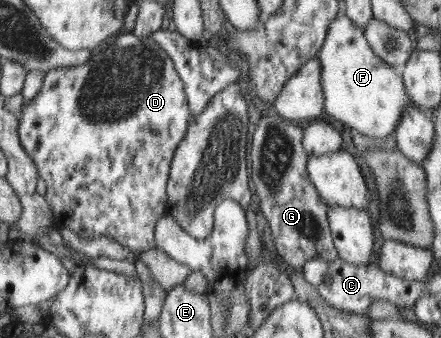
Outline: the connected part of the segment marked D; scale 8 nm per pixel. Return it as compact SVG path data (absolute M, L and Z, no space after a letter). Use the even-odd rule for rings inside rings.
M126 34L126 39L134 39L134 43L126 45L124 39L120 43L118 40L118 71L122 71L118 75L118 85L116 85L116 43L112 40L108 41L99 49L93 51L90 59L79 67L64 67L48 71L44 76L44 83L41 91L34 97L30 104L24 106L20 114L18 134L20 142L26 151L26 154L35 161L36 169L38 169L40 177L46 181L47 192L45 194L51 211L53 212L53 228L60 229L66 227L78 234L78 237L86 240L92 240L100 234L106 234L114 240L118 240L120 244L134 250L134 252L142 253L150 249L154 249L156 245L155 229L158 227L159 221L164 214L169 211L169 198L167 194L167 183L169 174L171 173L171 161L175 157L175 150L183 142L184 137L188 133L188 109L189 102L187 95L184 95L185 83L180 81L179 73L175 69L172 58L163 50L156 41L150 37L143 37L136 41L136 37L130 37Z

